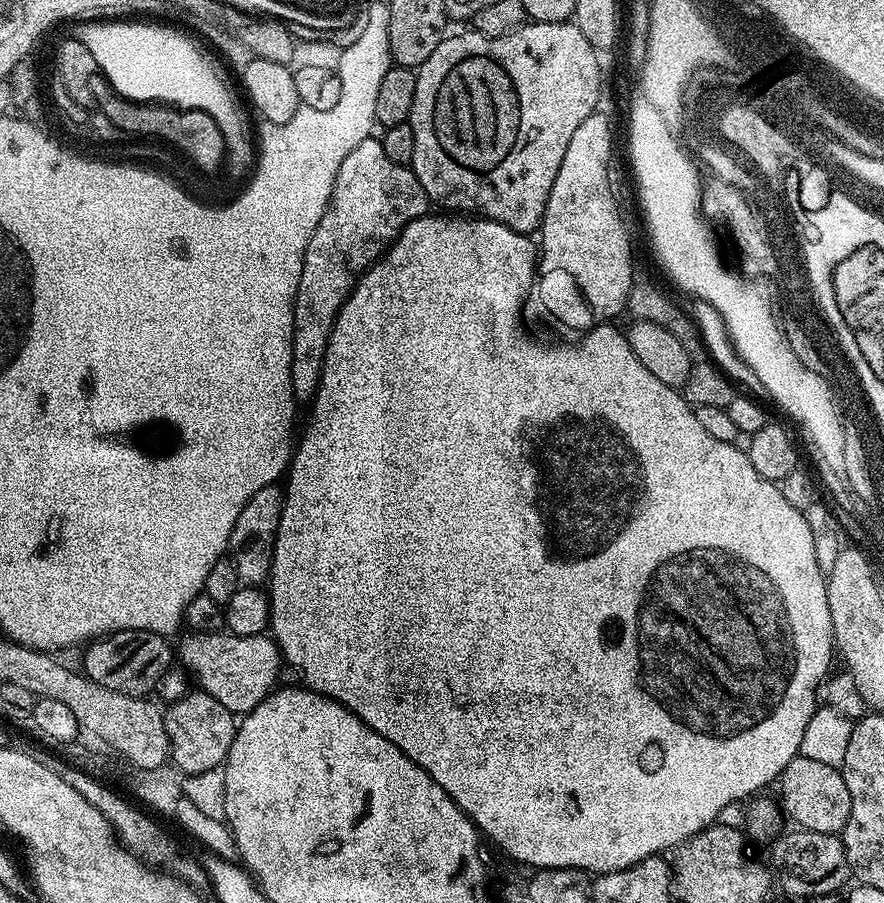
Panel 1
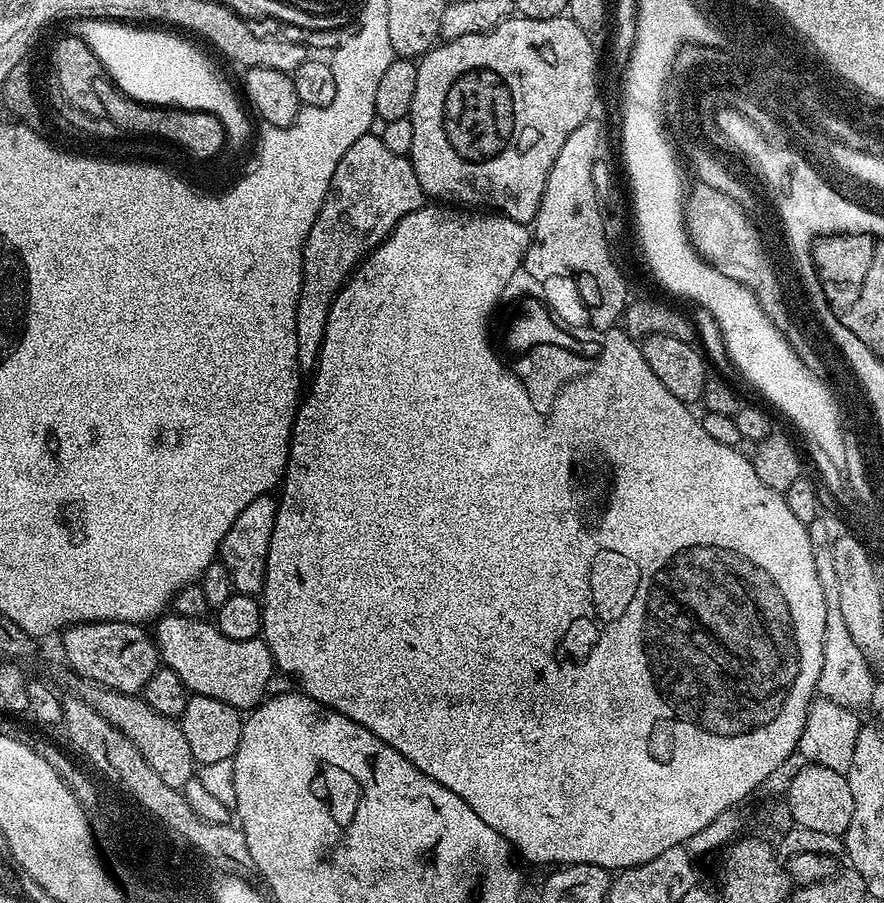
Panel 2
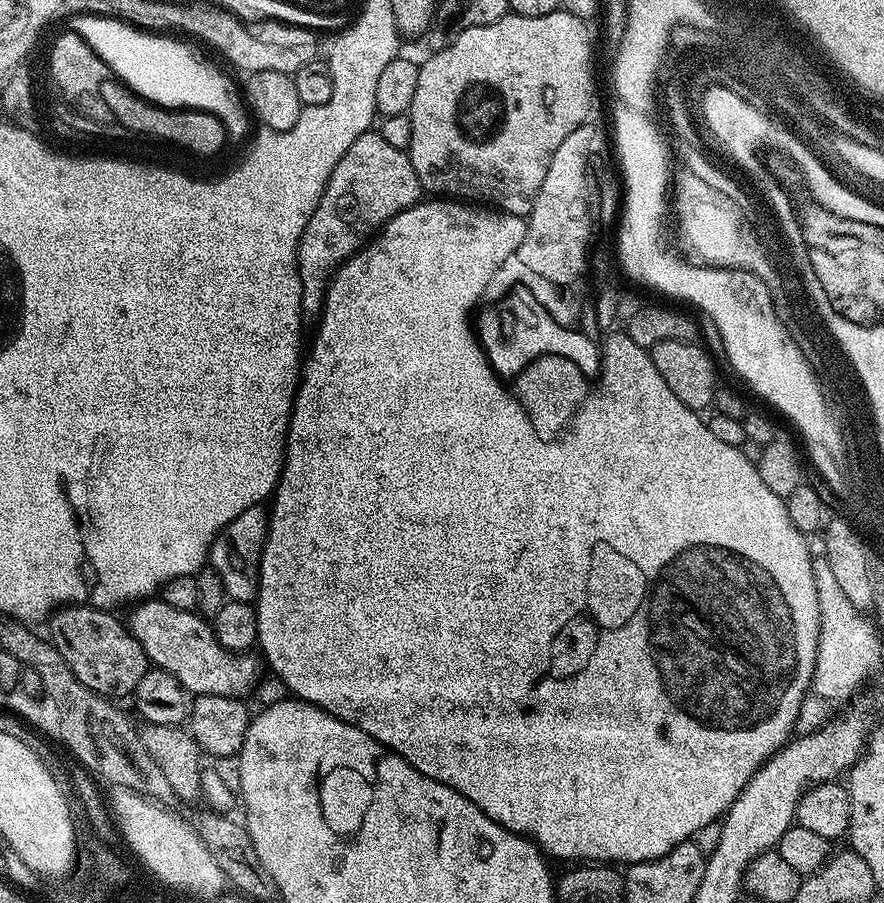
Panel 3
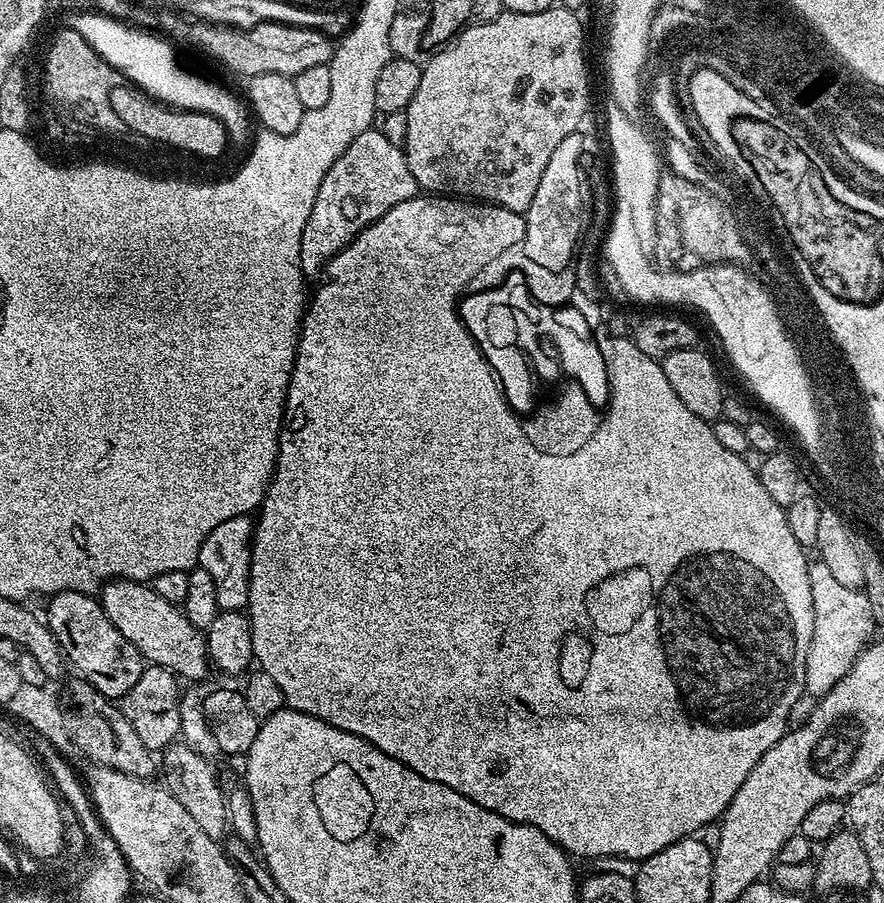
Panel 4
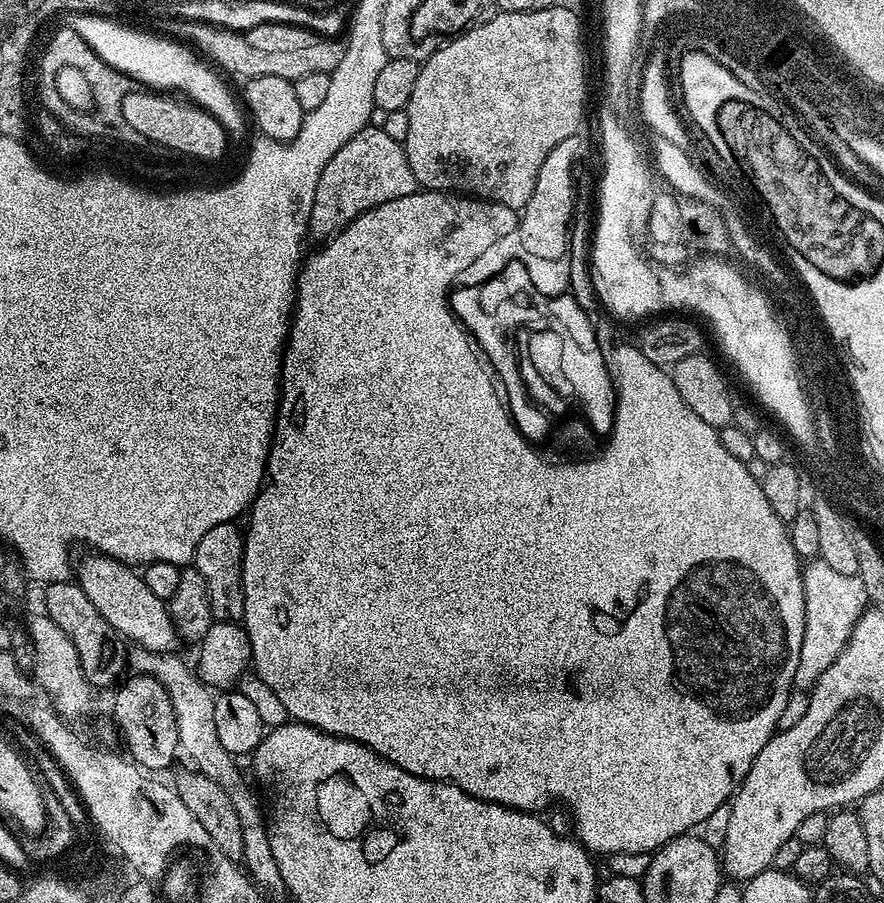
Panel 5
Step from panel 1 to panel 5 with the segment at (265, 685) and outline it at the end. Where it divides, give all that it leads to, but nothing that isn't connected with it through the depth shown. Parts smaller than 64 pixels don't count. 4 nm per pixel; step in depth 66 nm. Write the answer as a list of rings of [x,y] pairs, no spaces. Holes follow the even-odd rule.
[[[88,554],[81,564],[79,561],[74,576],[86,598],[94,602],[94,610],[98,610],[98,614],[102,614],[102,618],[106,618],[106,622],[110,622],[112,629],[125,641],[133,640],[131,643],[135,647],[155,652],[170,652],[177,647],[178,633],[168,616],[165,601],[150,591],[139,571],[120,563],[113,556]]]

